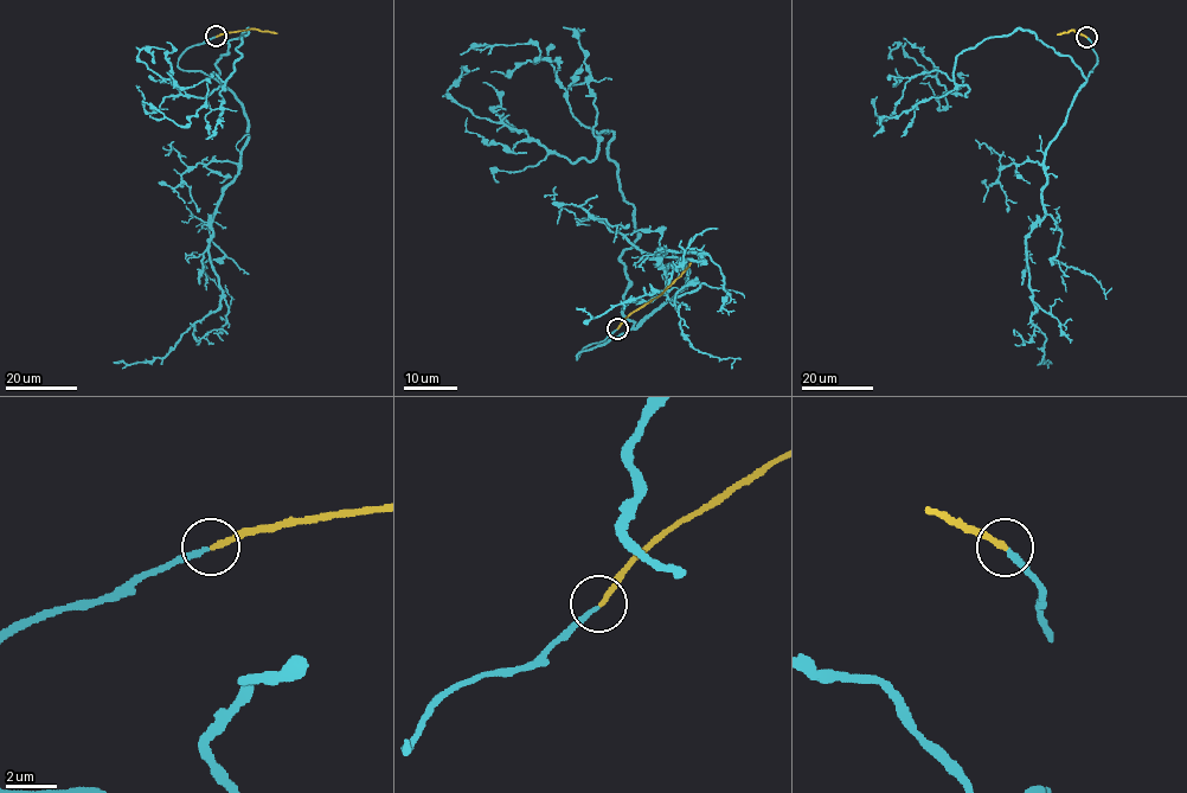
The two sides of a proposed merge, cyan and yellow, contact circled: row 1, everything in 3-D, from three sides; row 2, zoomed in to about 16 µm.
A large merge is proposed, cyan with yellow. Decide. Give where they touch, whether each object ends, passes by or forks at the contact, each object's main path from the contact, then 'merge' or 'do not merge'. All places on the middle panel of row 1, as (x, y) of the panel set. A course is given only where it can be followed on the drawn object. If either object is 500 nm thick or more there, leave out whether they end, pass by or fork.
at (617, 328); cyan ends there; yellow ends there; cyan runs (617, 328), (578, 358), (682, 291), (686, 261), (667, 274), (662, 248), (703, 256), (663, 292), (577, 308); yellow runs (617, 328), (633, 312), (658, 296), (691, 262); merge

